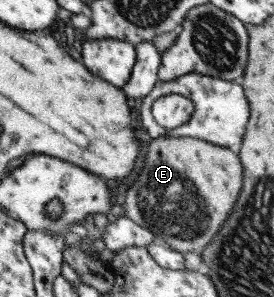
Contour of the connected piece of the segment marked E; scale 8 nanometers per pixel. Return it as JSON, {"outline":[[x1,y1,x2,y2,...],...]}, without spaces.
{"outline":[[159,137,145,146,143,167,135,182,125,191,123,210,125,217,154,234,157,240,167,243,173,250,186,253,200,252,209,244,213,234,229,216,237,192,241,190,241,164,237,154,190,137]]}

